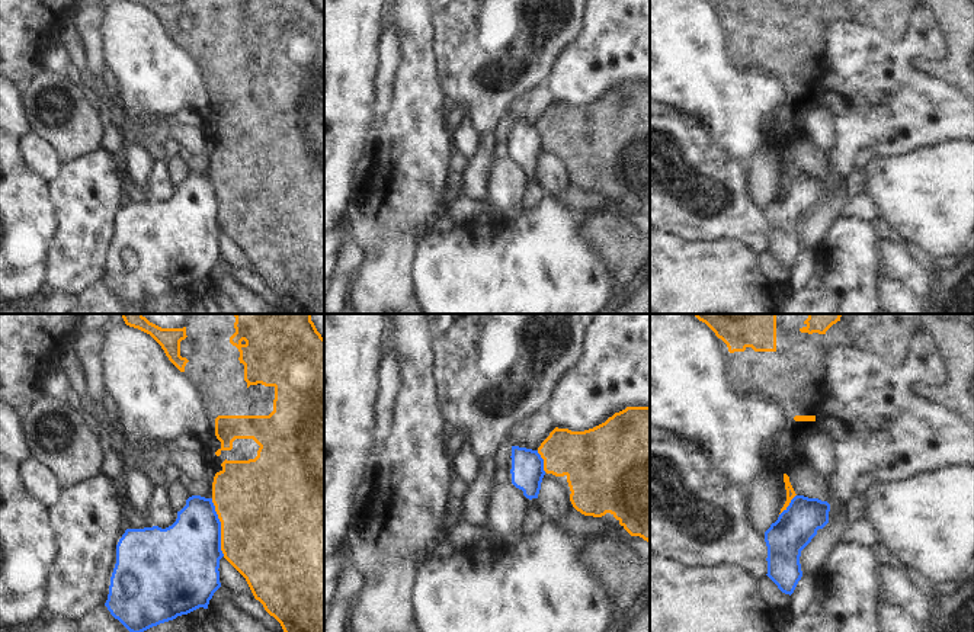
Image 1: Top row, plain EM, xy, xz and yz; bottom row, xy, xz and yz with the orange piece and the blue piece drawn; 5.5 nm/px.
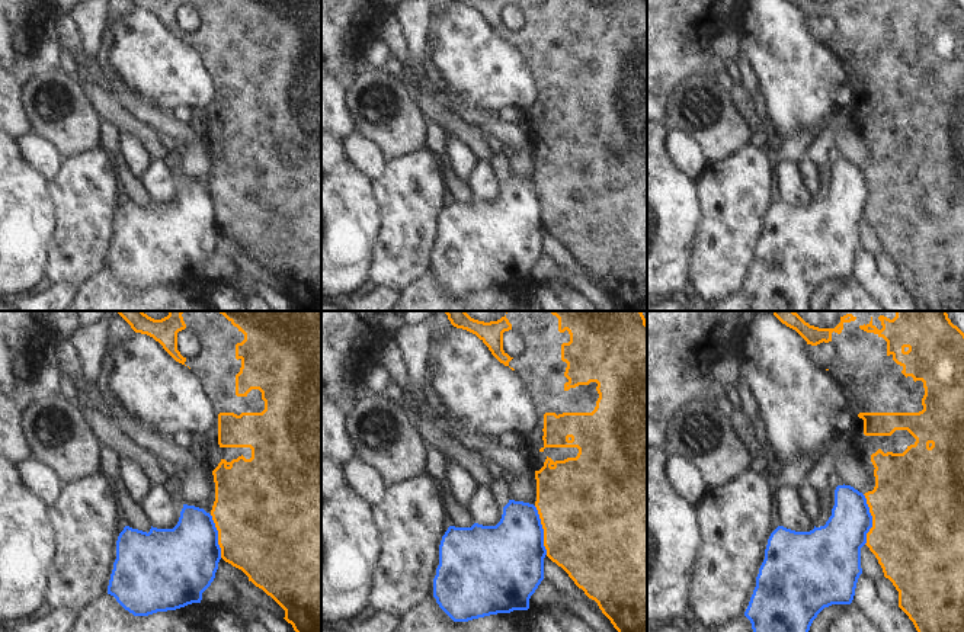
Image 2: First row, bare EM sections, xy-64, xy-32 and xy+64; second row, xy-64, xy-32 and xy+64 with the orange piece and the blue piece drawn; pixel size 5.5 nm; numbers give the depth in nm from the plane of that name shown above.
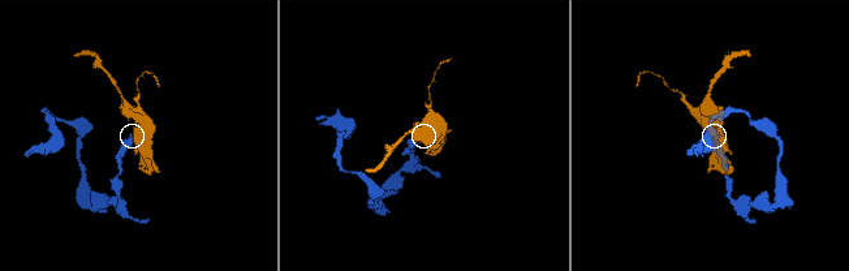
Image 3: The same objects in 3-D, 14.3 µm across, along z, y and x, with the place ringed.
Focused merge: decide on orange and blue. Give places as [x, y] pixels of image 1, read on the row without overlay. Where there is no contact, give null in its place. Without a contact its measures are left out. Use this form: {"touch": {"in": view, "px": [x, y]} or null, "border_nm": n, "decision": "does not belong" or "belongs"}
{"touch": {"in": "xy", "px": [221, 202]}, "border_nm": 320, "decision": "does not belong"}

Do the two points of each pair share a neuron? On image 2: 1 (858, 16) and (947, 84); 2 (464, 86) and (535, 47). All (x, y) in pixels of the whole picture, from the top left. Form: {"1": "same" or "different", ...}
{"1": "same", "2": "different"}

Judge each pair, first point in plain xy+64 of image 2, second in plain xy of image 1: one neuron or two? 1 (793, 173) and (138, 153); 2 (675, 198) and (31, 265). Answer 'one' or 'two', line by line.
1: one
2: one

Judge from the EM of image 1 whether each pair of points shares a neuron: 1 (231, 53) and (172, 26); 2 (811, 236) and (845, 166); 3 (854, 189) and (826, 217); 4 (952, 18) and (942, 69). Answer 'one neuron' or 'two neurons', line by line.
1: one neuron
2: two neurons
3: one neuron
4: one neuron

